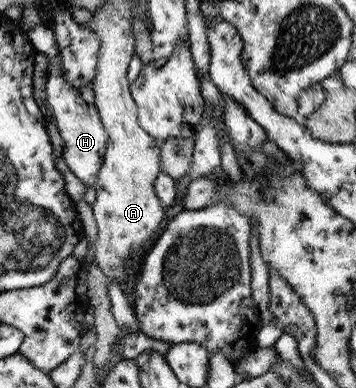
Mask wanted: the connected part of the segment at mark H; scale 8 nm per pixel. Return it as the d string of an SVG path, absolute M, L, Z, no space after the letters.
M37 25L27 33L27 36L30 38L31 44L35 48L39 48L39 52L45 53L50 60L46 90L47 102L49 102L53 114L55 114L57 130L61 138L63 138L62 152L67 168L89 188L97 181L97 175L99 175L99 169L103 165L103 157L109 141L107 131L101 122L98 108L85 102L80 95L80 91L75 90L71 84L65 82L65 74L61 72L61 58L59 58L57 42L55 42L54 35L48 26Z

